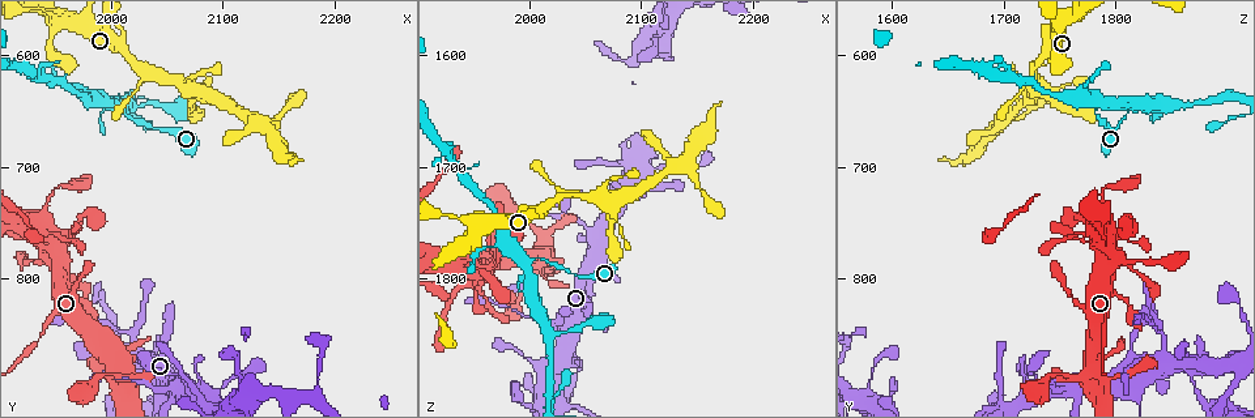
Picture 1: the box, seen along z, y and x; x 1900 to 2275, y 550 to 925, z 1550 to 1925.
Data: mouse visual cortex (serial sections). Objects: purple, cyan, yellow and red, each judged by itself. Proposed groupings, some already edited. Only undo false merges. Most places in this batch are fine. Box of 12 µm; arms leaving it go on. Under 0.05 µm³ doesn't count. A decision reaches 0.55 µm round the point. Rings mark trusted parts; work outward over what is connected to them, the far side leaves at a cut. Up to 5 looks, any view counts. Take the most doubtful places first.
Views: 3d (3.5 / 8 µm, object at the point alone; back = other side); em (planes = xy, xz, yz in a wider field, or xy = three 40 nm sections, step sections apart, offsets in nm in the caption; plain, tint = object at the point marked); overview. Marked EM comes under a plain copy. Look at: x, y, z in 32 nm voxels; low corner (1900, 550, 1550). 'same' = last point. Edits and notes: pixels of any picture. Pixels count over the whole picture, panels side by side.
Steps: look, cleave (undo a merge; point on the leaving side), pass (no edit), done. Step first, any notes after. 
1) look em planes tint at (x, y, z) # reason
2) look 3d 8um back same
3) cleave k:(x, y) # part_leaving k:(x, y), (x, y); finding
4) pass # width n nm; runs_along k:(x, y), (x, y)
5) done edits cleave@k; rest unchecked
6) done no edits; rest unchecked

look 3d 8um at (2044, 900, 1872) # sudden change in width

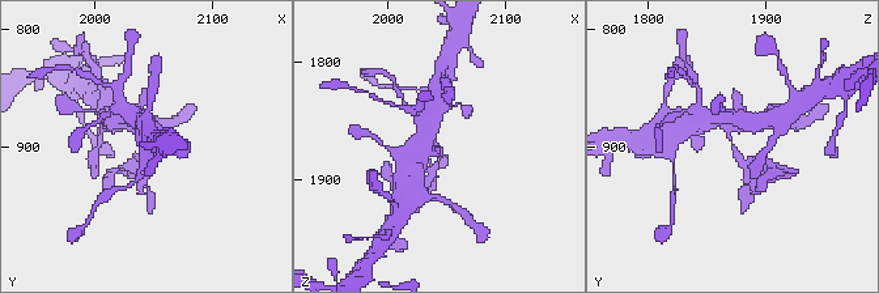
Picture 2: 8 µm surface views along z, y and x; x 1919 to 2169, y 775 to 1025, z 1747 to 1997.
look 3d 3.5um at (2042, 896, 1874) # closer look

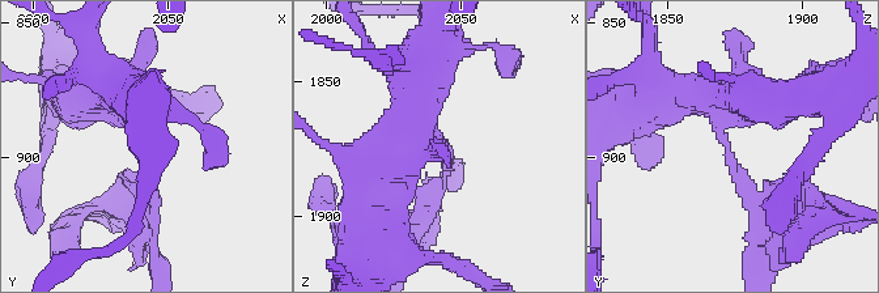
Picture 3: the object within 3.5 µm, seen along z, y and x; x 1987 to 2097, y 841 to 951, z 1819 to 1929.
look em xy step 3 tint at (2044, 899, 1874) # arm_widths 150, 450 nm; need the tissue

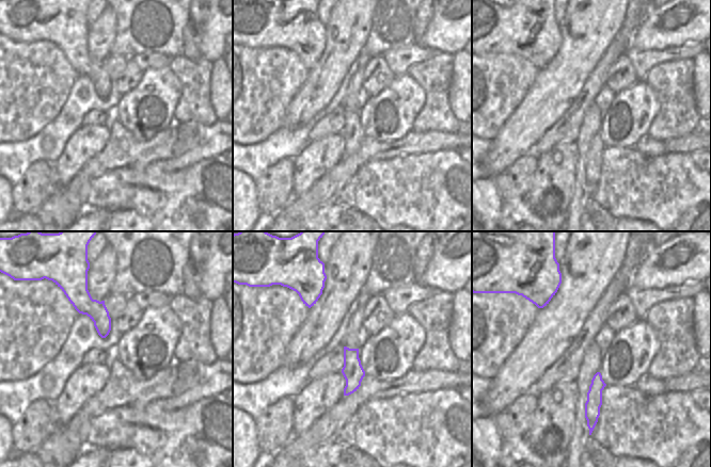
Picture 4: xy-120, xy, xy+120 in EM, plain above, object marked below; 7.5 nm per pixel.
pass # runs_along 3:(696, 93), (756, 198), (784, 190); one cell here

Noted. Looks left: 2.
look 3d 3.5um at (2030, 612, 1724) # branch point

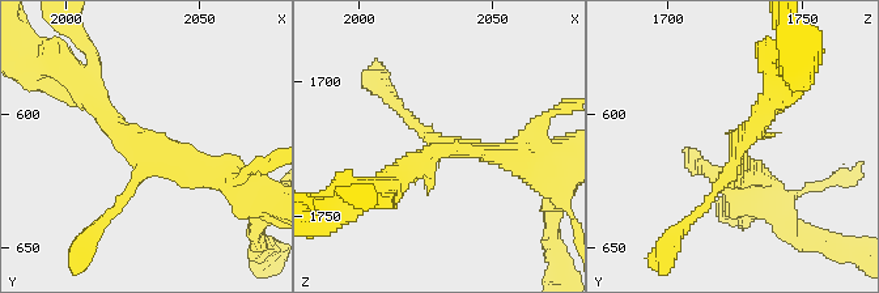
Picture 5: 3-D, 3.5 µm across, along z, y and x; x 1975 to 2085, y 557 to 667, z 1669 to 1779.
look em xy step 5 tint at (2030, 612, 1725) # shape alone is not enough

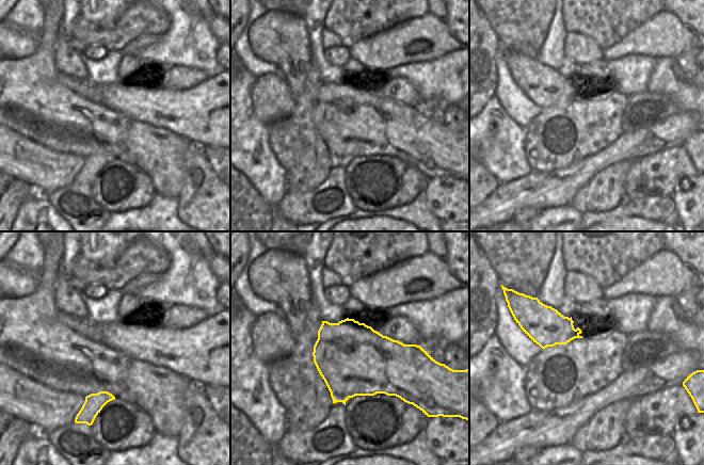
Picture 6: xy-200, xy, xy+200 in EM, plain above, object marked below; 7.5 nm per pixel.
pass # width 550 nm; runs_along 5:(85, 90), (137, 143), (225, 175); continuous, no second cell

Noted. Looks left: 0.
done no edits; rest unchecked

